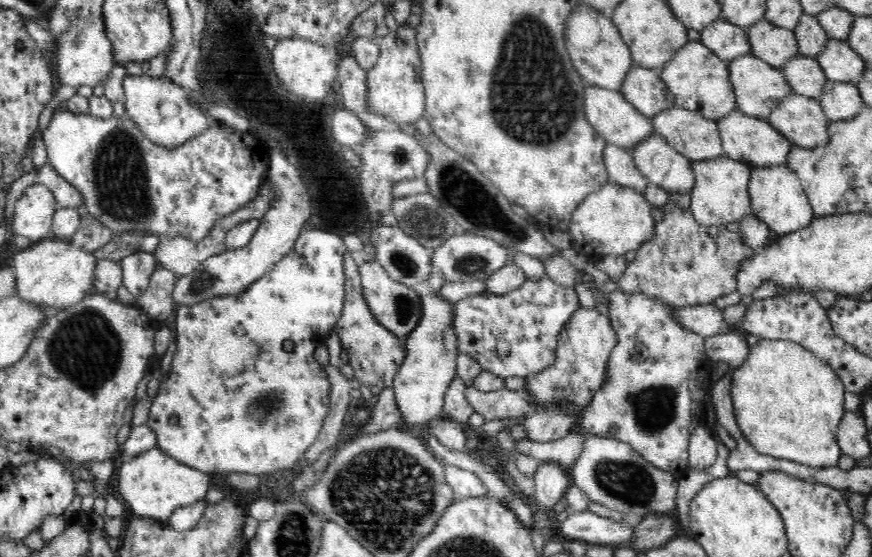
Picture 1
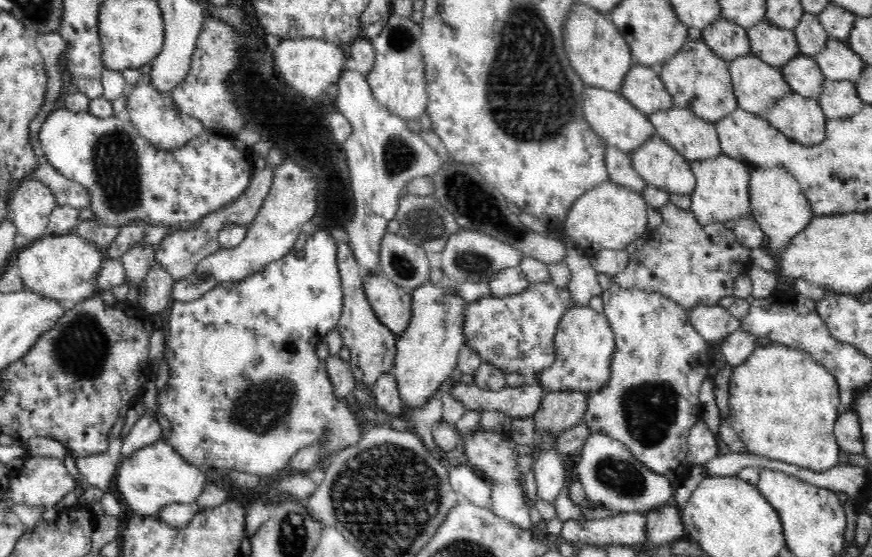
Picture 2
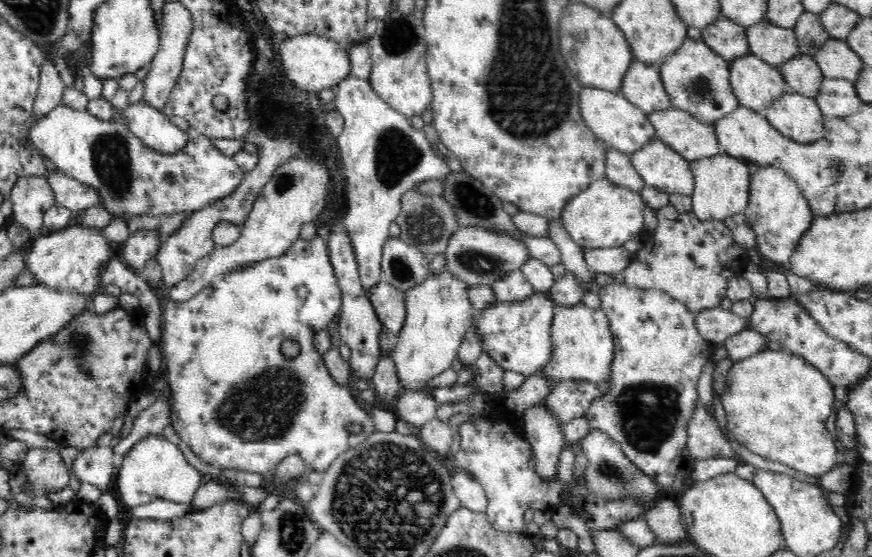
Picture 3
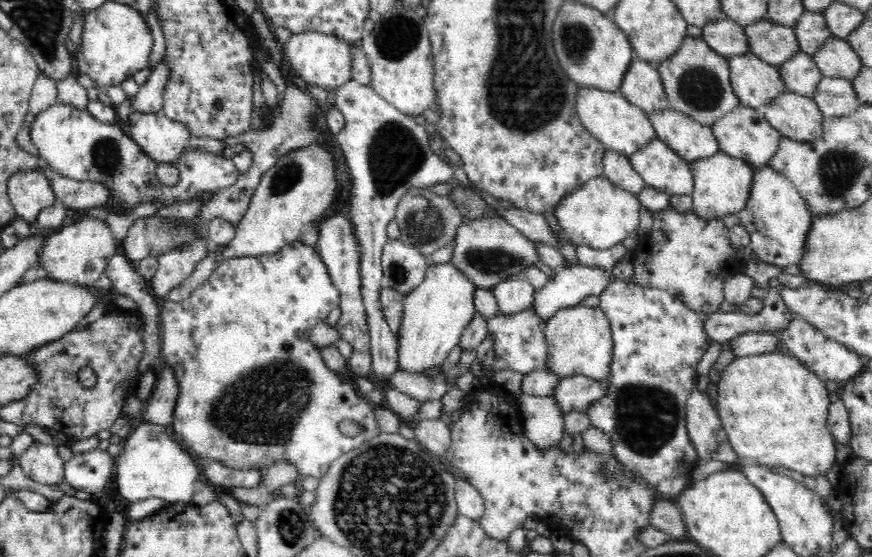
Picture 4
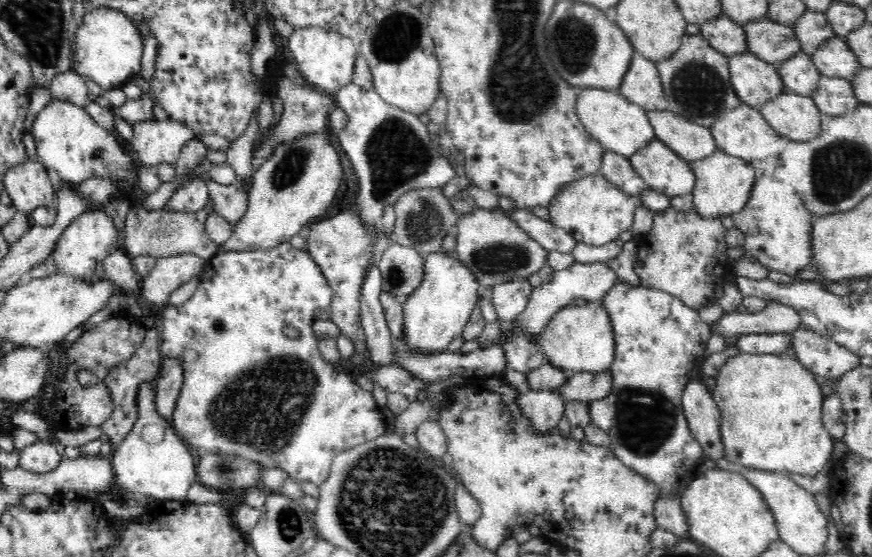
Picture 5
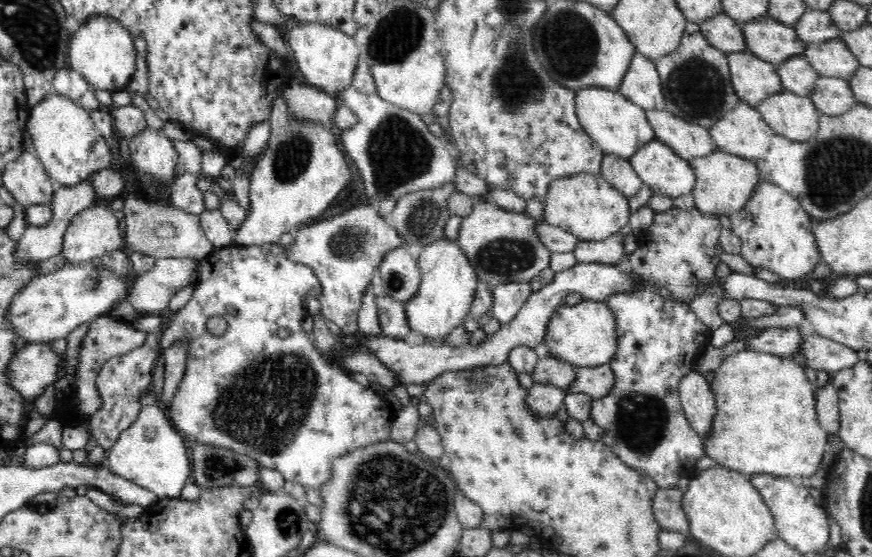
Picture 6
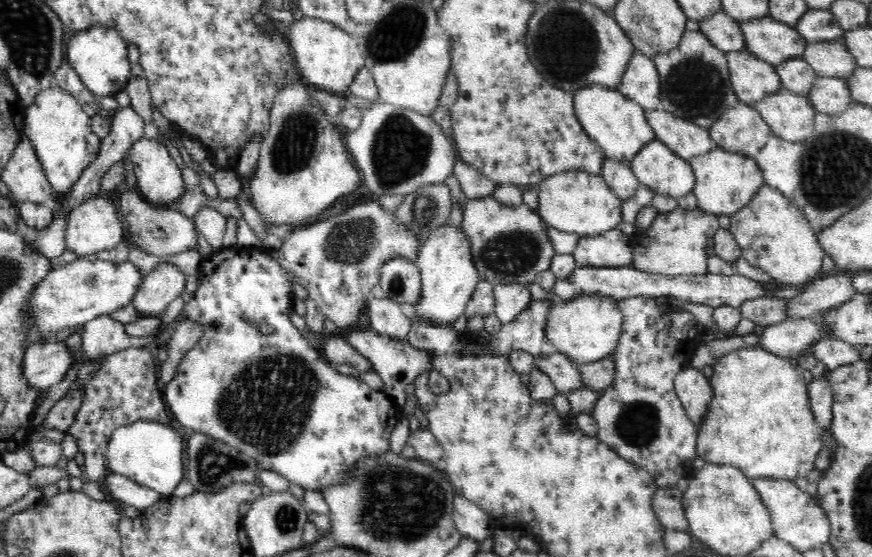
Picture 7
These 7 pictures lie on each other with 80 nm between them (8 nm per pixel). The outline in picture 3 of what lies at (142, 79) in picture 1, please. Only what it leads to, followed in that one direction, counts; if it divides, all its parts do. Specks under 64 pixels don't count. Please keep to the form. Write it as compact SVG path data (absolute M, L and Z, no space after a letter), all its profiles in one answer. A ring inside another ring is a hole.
M142 97L135 104L129 104L125 109L125 118L128 120L128 128L130 132L134 133L134 136L138 137L138 140L142 141L142 144L146 145L148 149L152 149L156 153L162 153L163 155L173 155L182 150L189 139L194 134L189 128L188 131L182 130L170 122L166 113L160 109L156 109L146 103L146 99Z

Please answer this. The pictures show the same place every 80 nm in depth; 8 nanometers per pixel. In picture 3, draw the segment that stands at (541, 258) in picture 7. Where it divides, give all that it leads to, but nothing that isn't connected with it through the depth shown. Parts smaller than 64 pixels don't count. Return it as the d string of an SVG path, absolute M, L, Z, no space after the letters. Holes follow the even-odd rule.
M459 226L448 242L445 255L446 271L450 271L452 275L458 276L458 279L470 285L488 286L500 280L506 272L521 269L526 260L531 258L529 246L516 235L484 226Z

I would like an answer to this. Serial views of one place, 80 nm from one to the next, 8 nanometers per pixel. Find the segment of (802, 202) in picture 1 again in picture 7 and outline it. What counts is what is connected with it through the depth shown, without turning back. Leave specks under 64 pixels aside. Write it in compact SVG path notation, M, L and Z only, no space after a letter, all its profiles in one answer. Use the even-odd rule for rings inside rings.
M764 183L750 202L730 214L729 232L741 249L741 258L772 277L774 284L800 285L822 276L825 256L815 231L800 209L778 189Z

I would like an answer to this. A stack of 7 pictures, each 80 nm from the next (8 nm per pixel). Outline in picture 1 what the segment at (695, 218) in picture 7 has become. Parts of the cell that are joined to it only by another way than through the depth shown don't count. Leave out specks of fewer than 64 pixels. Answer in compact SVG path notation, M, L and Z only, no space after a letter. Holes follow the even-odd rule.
M674 197L662 209L663 220L655 225L654 235L636 250L634 260L616 280L619 289L653 296L678 310L712 305L717 298L735 292L738 270L754 250L744 244L738 233L727 230L726 225L702 226L692 211L680 207Z

